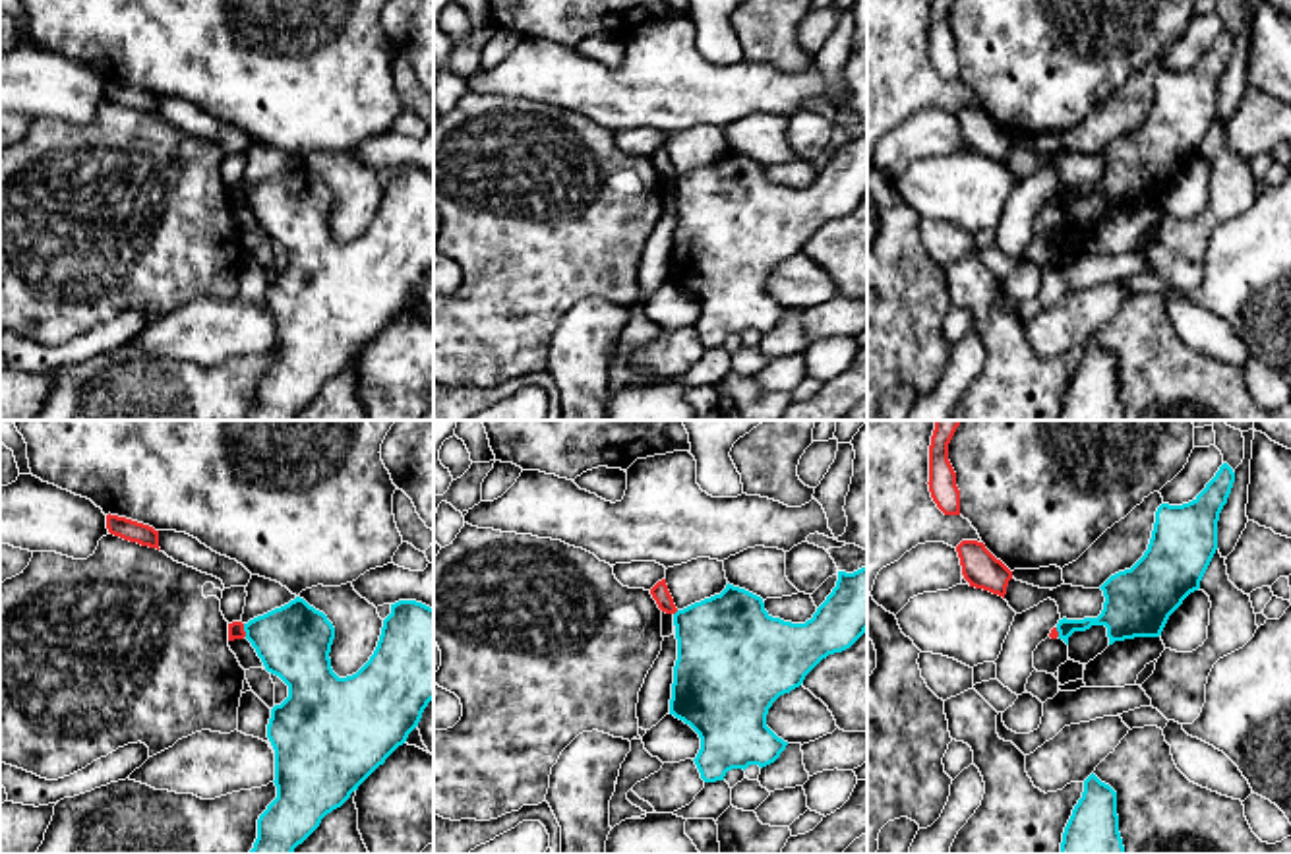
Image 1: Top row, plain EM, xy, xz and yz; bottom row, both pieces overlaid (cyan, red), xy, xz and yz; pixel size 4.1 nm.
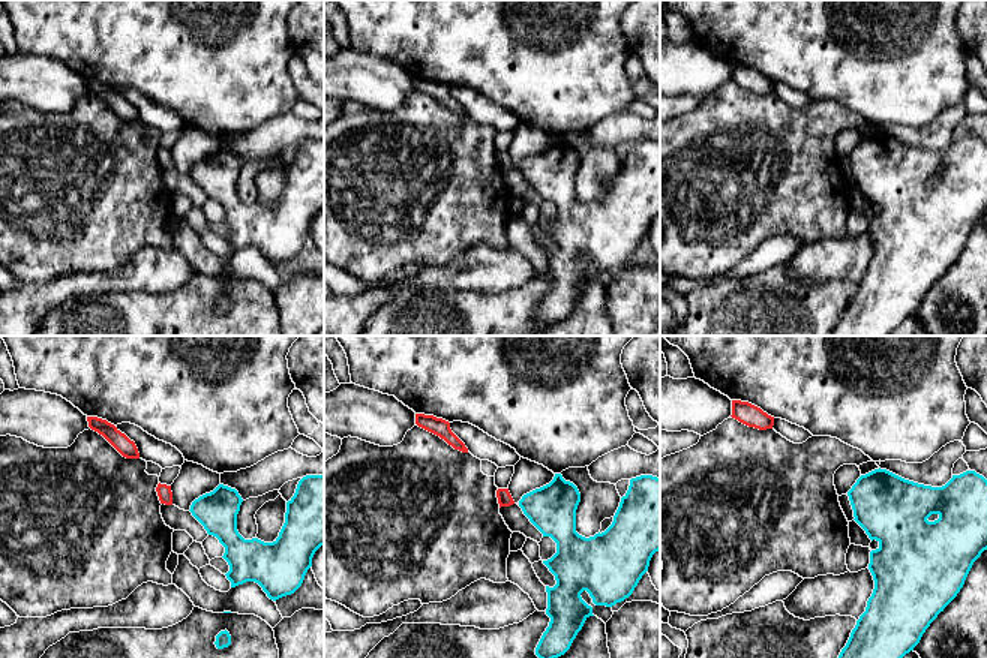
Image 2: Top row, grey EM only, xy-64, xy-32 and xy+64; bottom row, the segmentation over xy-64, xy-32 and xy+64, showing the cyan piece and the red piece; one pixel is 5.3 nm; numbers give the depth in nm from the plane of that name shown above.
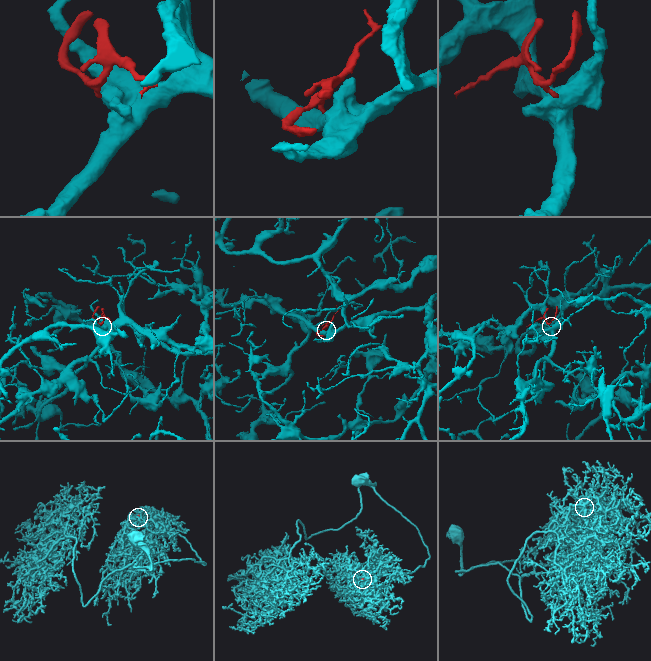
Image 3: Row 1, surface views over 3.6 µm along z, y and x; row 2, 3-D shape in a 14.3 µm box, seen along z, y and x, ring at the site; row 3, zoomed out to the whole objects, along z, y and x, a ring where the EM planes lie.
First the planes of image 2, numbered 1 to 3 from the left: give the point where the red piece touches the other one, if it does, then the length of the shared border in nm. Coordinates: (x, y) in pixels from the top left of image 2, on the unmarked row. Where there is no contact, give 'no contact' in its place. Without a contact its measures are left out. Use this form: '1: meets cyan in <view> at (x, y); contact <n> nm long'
1: no contact
2: no contact
3: no contact

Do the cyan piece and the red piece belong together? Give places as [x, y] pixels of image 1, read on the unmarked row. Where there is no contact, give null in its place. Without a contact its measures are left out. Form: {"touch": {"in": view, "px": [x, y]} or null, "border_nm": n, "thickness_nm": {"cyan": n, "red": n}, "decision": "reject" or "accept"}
{"touch": {"in": "xy", "px": [244, 196]}, "border_nm": 60, "thickness_nm": {"cyan": 300, "red": 60}, "decision": "reject"}

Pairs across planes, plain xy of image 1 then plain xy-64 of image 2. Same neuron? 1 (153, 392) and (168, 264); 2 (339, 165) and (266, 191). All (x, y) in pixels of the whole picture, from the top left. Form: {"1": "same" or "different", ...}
{"1": "different", "2": "different"}

